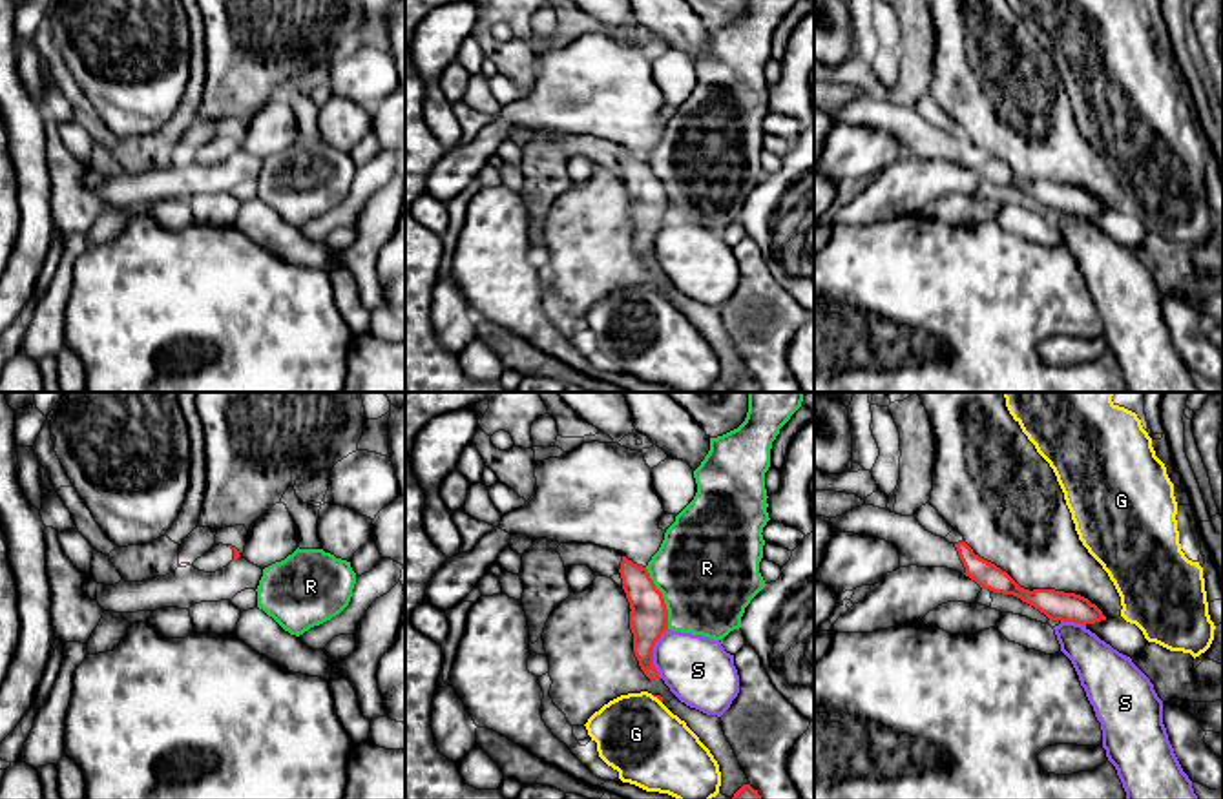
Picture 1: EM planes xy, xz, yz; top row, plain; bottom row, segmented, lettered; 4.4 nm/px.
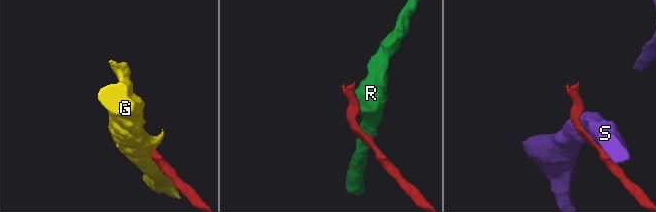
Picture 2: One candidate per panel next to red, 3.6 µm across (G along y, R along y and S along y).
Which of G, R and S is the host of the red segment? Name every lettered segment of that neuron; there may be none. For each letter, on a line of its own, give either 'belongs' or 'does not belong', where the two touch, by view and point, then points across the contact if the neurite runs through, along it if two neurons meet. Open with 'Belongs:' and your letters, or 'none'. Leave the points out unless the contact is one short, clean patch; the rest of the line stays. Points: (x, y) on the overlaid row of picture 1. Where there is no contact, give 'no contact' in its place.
Belongs: none
G: does not belong; meets red in xz at (658, 697)
R: does not belong; meets red in xz at (663, 599); border along xz (645, 568), (661, 593), (668, 628)
S: does not belong; meets red in xz at (652, 653)

